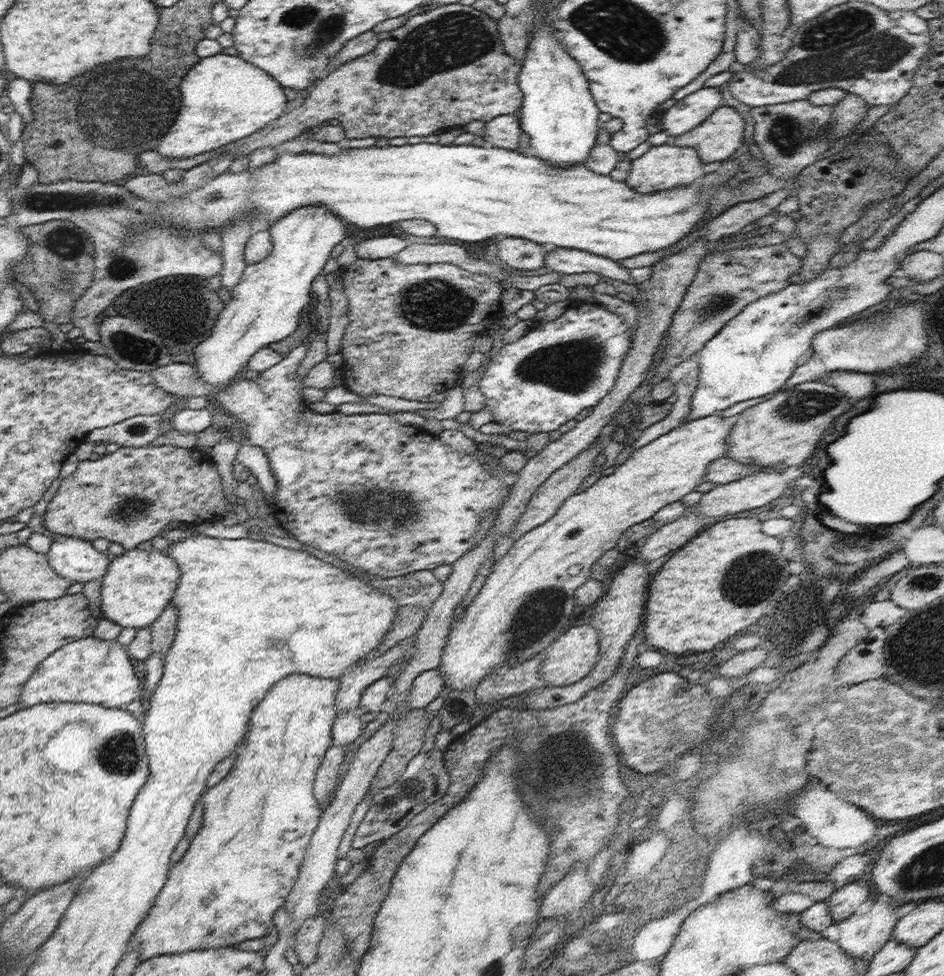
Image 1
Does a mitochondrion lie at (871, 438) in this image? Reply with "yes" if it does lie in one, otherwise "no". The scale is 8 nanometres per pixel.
no

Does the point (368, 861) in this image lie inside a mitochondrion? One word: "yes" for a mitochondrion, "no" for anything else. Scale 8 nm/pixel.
no

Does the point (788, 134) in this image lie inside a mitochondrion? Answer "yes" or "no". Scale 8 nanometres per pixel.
yes

